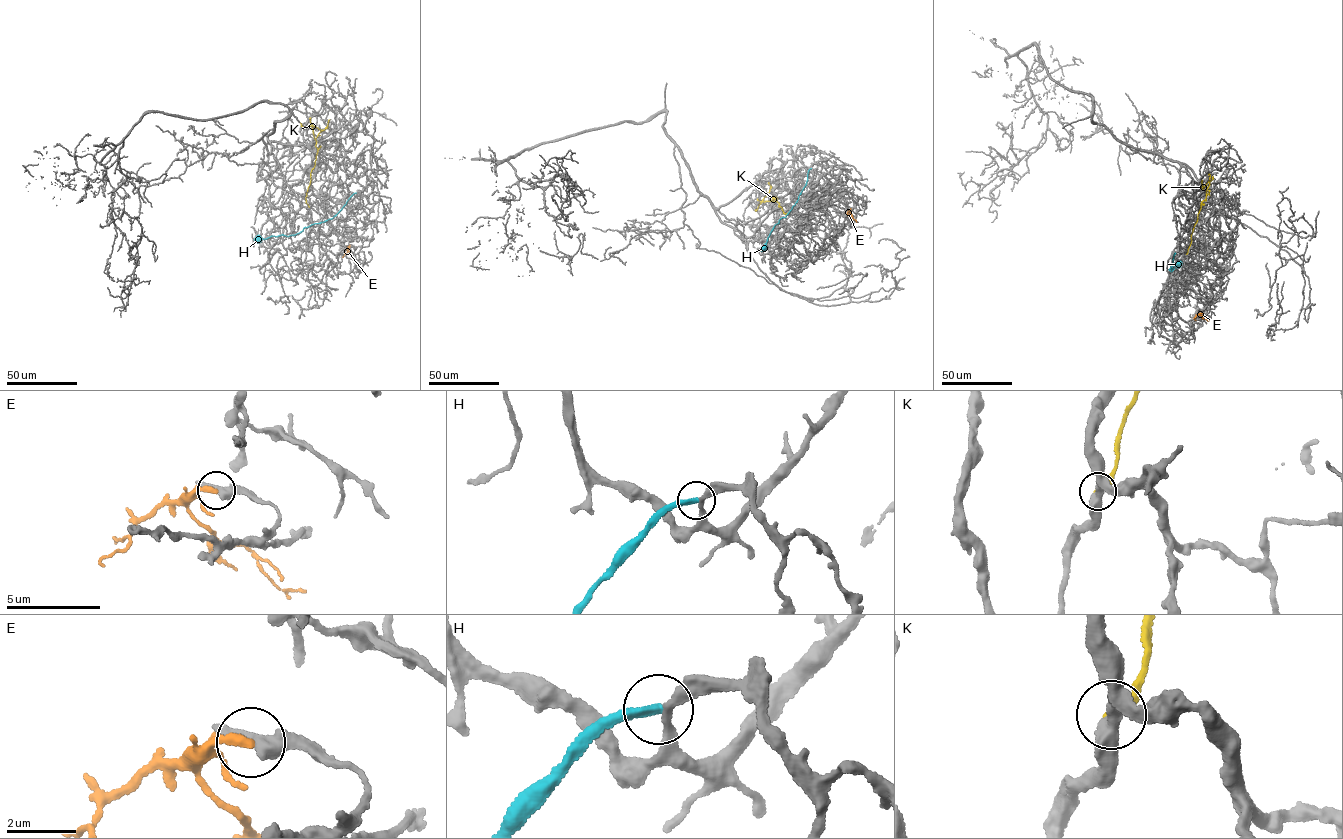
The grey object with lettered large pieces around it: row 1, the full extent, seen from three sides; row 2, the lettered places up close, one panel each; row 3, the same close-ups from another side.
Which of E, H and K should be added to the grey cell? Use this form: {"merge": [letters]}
{"merge": []}

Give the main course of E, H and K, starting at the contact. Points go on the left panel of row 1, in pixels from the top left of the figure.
E: (350, 245), (342, 257)
H: (356, 193), (332, 218), (292, 235), (254, 239)
K: (309, 207), (306, 194), (317, 152), (312, 126), (322, 130), (330, 120)

